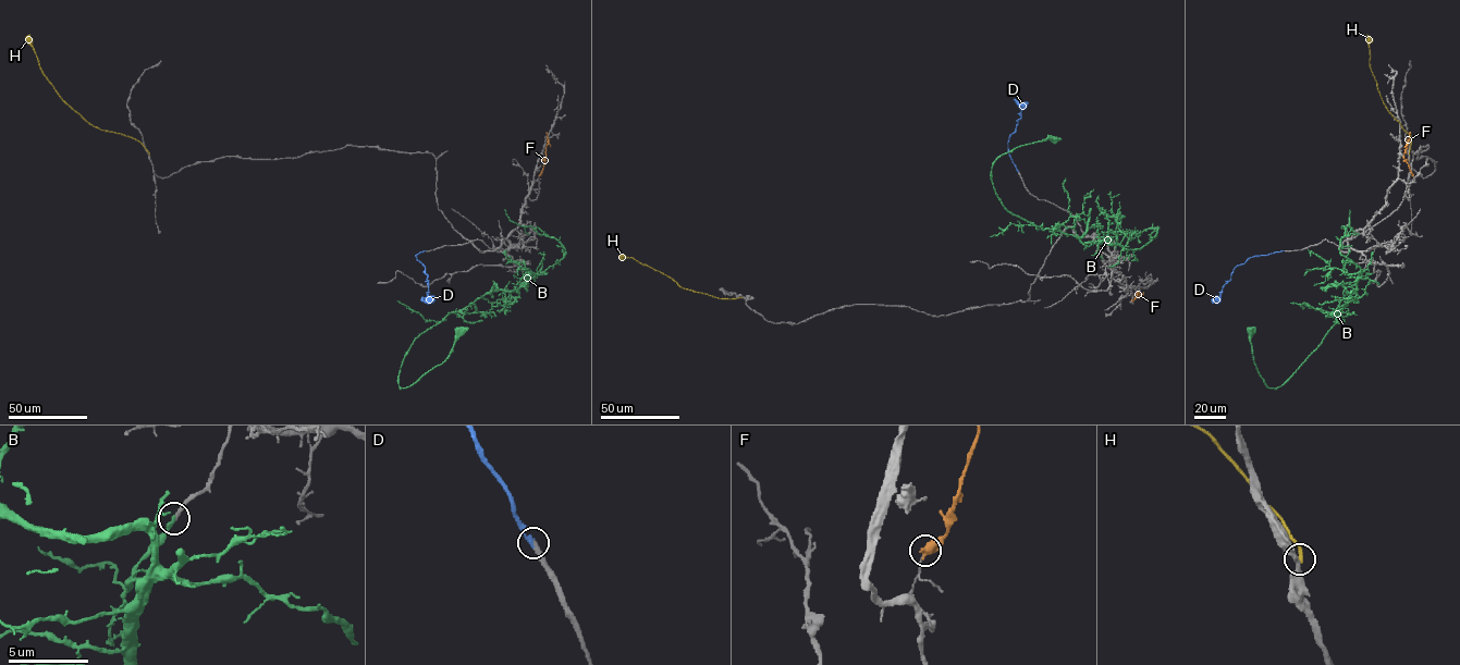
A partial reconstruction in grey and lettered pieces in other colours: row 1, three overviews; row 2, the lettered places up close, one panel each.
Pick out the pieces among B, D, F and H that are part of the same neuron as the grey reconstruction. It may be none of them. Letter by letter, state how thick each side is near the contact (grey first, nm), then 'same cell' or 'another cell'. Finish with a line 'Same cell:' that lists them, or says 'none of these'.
B: 220 nm thick on the grey side, 260 nm on the other; another cell
D: 240 nm thick on the grey side, 220 nm on the other; same cell
F: 120 nm thick on the grey side, 600 nm on the other; another cell
H: 360 nm thick on the grey side, 240 nm on the other; another cell
Same cell: D

